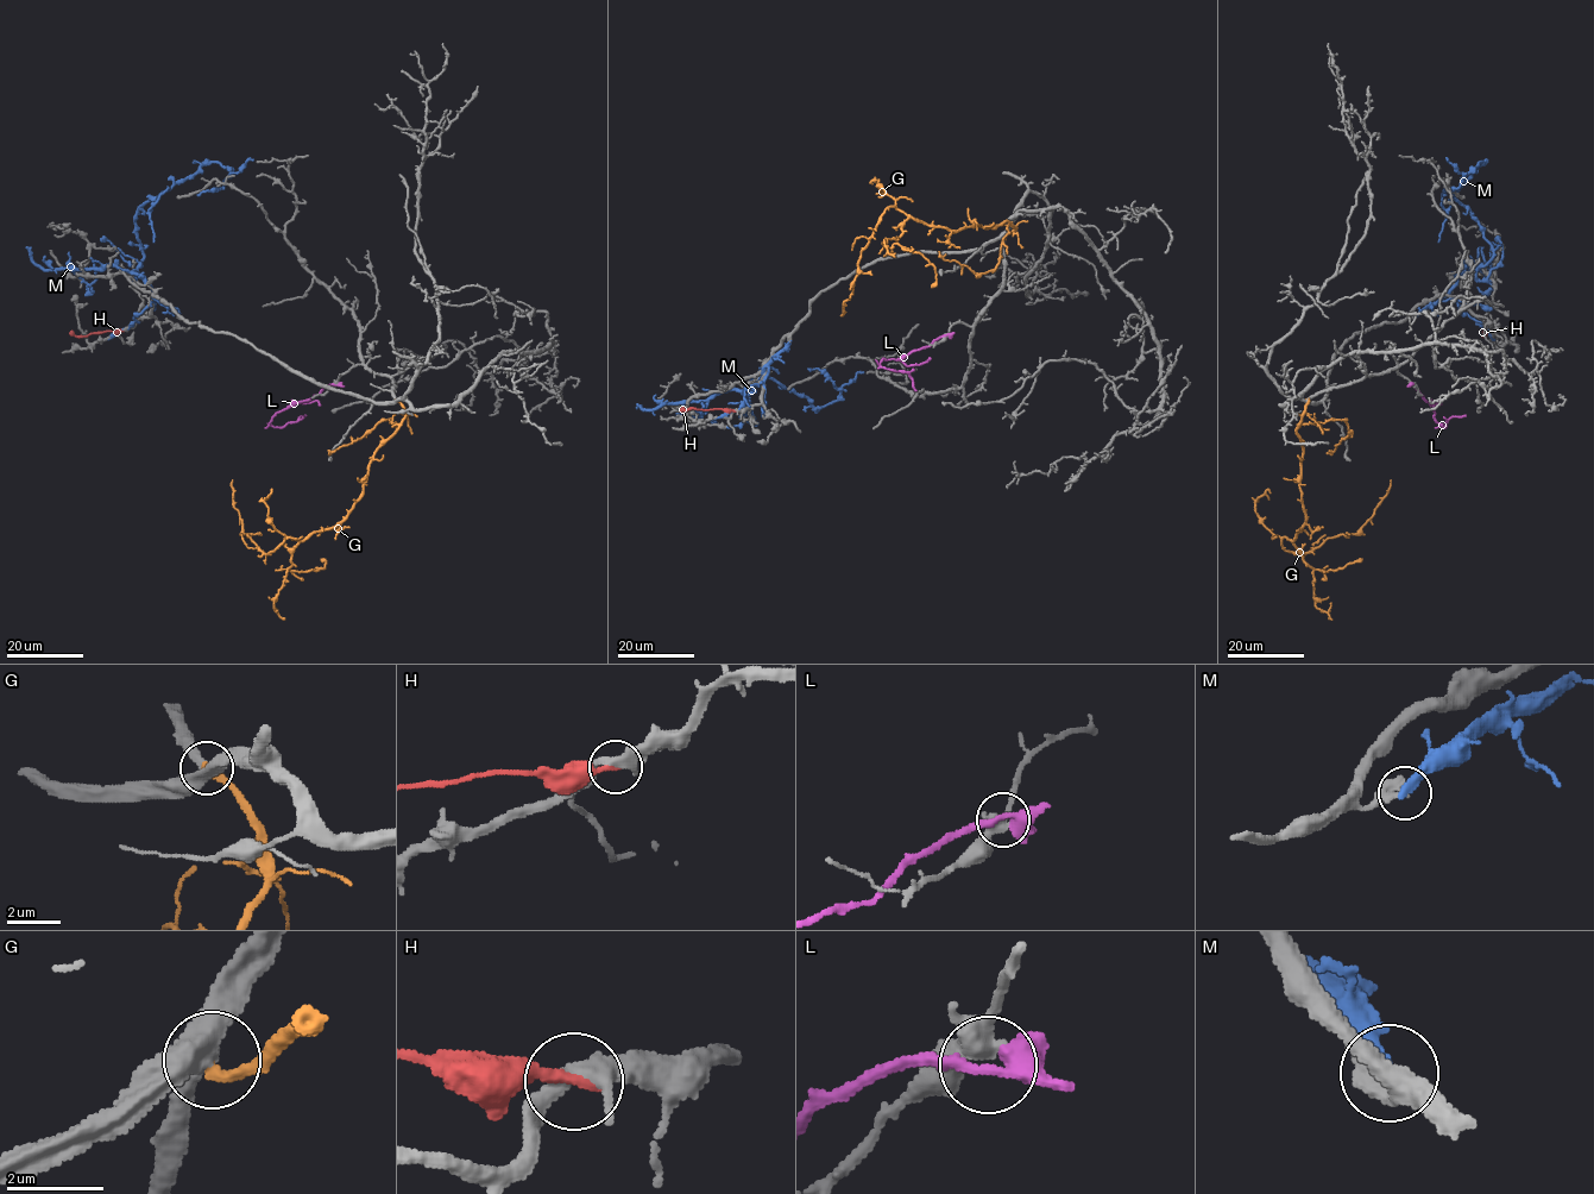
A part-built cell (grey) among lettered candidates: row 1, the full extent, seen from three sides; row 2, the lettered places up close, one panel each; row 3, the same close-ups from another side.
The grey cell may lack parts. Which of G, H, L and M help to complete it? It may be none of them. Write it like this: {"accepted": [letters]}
{"accepted": ["G"]}

